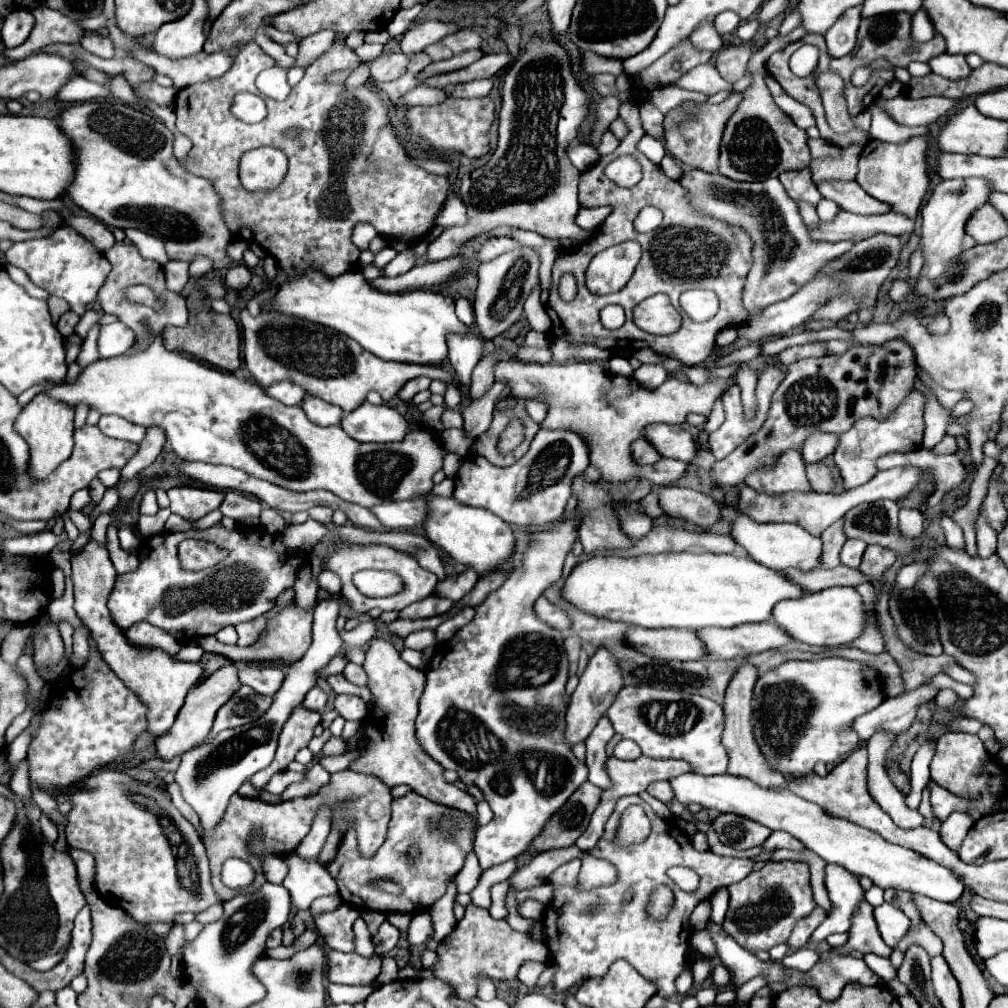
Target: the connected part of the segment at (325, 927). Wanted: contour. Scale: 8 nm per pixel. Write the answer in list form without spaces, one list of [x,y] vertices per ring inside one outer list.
[[[356,908],[354,912],[324,912],[314,916],[314,926],[328,948],[340,952],[354,952],[352,924],[358,916],[360,912]]]

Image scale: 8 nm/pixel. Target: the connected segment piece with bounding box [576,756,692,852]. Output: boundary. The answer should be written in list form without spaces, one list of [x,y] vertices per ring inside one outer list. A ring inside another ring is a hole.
[[[610,756],[610,758],[606,760],[606,772],[608,772],[608,776],[610,776],[612,786],[602,792],[600,804],[598,804],[596,812],[592,814],[592,820],[590,820],[588,828],[586,828],[586,830],[582,832],[582,836],[576,840],[576,846],[578,846],[580,850],[584,850],[584,852],[592,850],[592,848],[596,846],[596,842],[600,840],[600,836],[602,836],[602,832],[604,832],[604,824],[606,824],[608,816],[612,814],[614,804],[618,802],[618,798],[628,796],[628,794],[640,794],[640,792],[644,792],[644,790],[648,788],[648,784],[658,782],[658,780],[672,780],[674,776],[692,772],[692,768],[690,768],[688,762],[682,762],[682,760],[654,760],[654,758],[648,758],[648,756],[640,756],[638,760],[626,762],[626,760],[618,760],[618,758]]]

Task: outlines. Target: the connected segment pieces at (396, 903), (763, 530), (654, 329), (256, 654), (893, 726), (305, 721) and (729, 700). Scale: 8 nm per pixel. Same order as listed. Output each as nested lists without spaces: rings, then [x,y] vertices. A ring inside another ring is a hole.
[[[408,792],[406,796],[392,800],[392,822],[389,822],[386,842],[372,858],[364,858],[358,850],[358,844],[348,842],[346,832],[336,858],[326,868],[338,882],[340,898],[356,906],[358,910],[426,910],[446,892],[448,882],[462,870],[466,854],[474,850],[474,820],[474,814],[434,804],[416,792]],[[412,848],[418,850],[418,856],[414,860],[410,860]],[[374,878],[392,878],[396,884],[402,886],[402,894],[392,896],[370,888],[370,880]]]
[[[738,514],[732,520],[732,538],[736,544],[740,544],[750,558],[754,558],[758,564],[764,564],[772,570],[784,570],[784,568],[800,568],[800,570],[812,570],[820,566],[818,558],[822,552],[822,540],[808,534],[798,524],[760,524],[748,518],[746,514]]]
[[[656,294],[634,308],[634,322],[650,334],[672,334],[680,328],[680,314],[666,294]]]
[[[288,604],[284,606],[274,618],[270,618],[266,630],[260,634],[260,638],[246,646],[246,648],[240,648],[236,644],[222,644],[218,642],[215,636],[206,636],[202,638],[202,648],[206,652],[214,652],[214,654],[220,654],[220,656],[226,656],[230,658],[230,662],[238,660],[255,661],[255,660],[282,660],[282,662],[296,662],[298,658],[304,656],[304,652],[308,650],[310,642],[312,642],[312,614],[314,608],[310,610],[298,610],[298,606]]]
[[[920,686],[918,690],[906,692],[902,696],[886,698],[886,702],[882,702],[878,708],[870,710],[868,714],[858,716],[854,720],[854,726],[850,726],[850,728],[858,734],[860,740],[868,740],[878,730],[888,730],[888,732],[900,734],[910,728],[910,724],[916,716],[916,708],[920,704],[934,700],[936,694],[938,694],[938,690]]]
[[[298,706],[298,710],[294,710],[290,714],[290,718],[286,720],[280,740],[278,740],[278,750],[276,756],[272,760],[272,764],[264,770],[260,770],[252,780],[256,780],[258,788],[264,788],[266,782],[276,774],[288,768],[288,764],[294,760],[296,752],[306,748],[310,738],[314,736],[314,728],[320,724],[320,714],[310,712],[302,706]]]
[[[742,662],[742,666],[738,666],[738,670],[734,672],[734,678],[730,678],[726,694],[724,694],[724,732],[722,732],[722,744],[726,746],[728,752],[728,774],[734,776],[742,776],[742,778],[750,778],[752,782],[756,782],[758,786],[766,786],[766,788],[784,788],[784,778],[782,774],[774,774],[774,770],[770,770],[770,766],[766,766],[766,758],[762,758],[762,750],[754,738],[754,710],[752,710],[752,688],[756,684],[758,678],[758,668],[754,668],[754,664],[750,662]]]

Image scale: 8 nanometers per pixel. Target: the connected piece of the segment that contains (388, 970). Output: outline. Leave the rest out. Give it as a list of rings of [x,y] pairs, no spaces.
[[[384,956],[384,962],[382,962],[382,974],[380,978],[376,980],[378,984],[386,984],[386,982],[394,982],[398,980],[398,964],[392,956]]]

